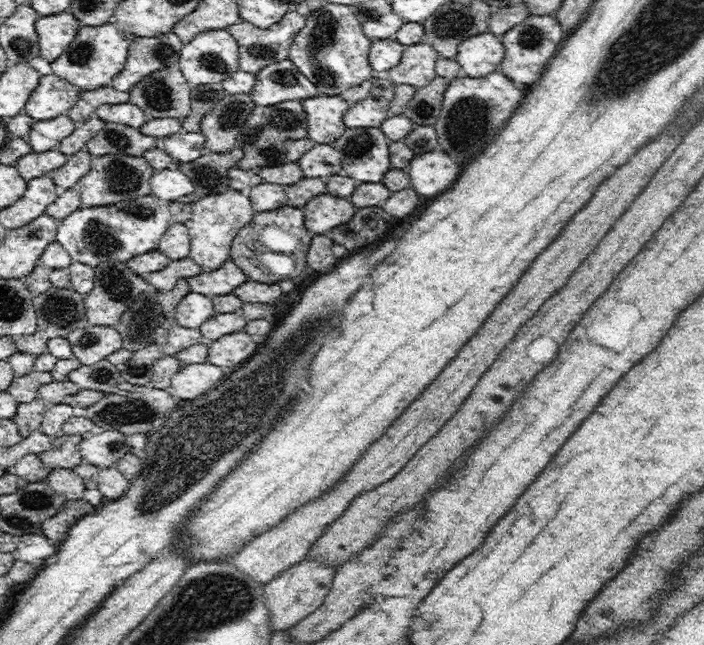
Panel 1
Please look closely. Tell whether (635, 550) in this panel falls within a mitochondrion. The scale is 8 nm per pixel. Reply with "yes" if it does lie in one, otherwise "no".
no

